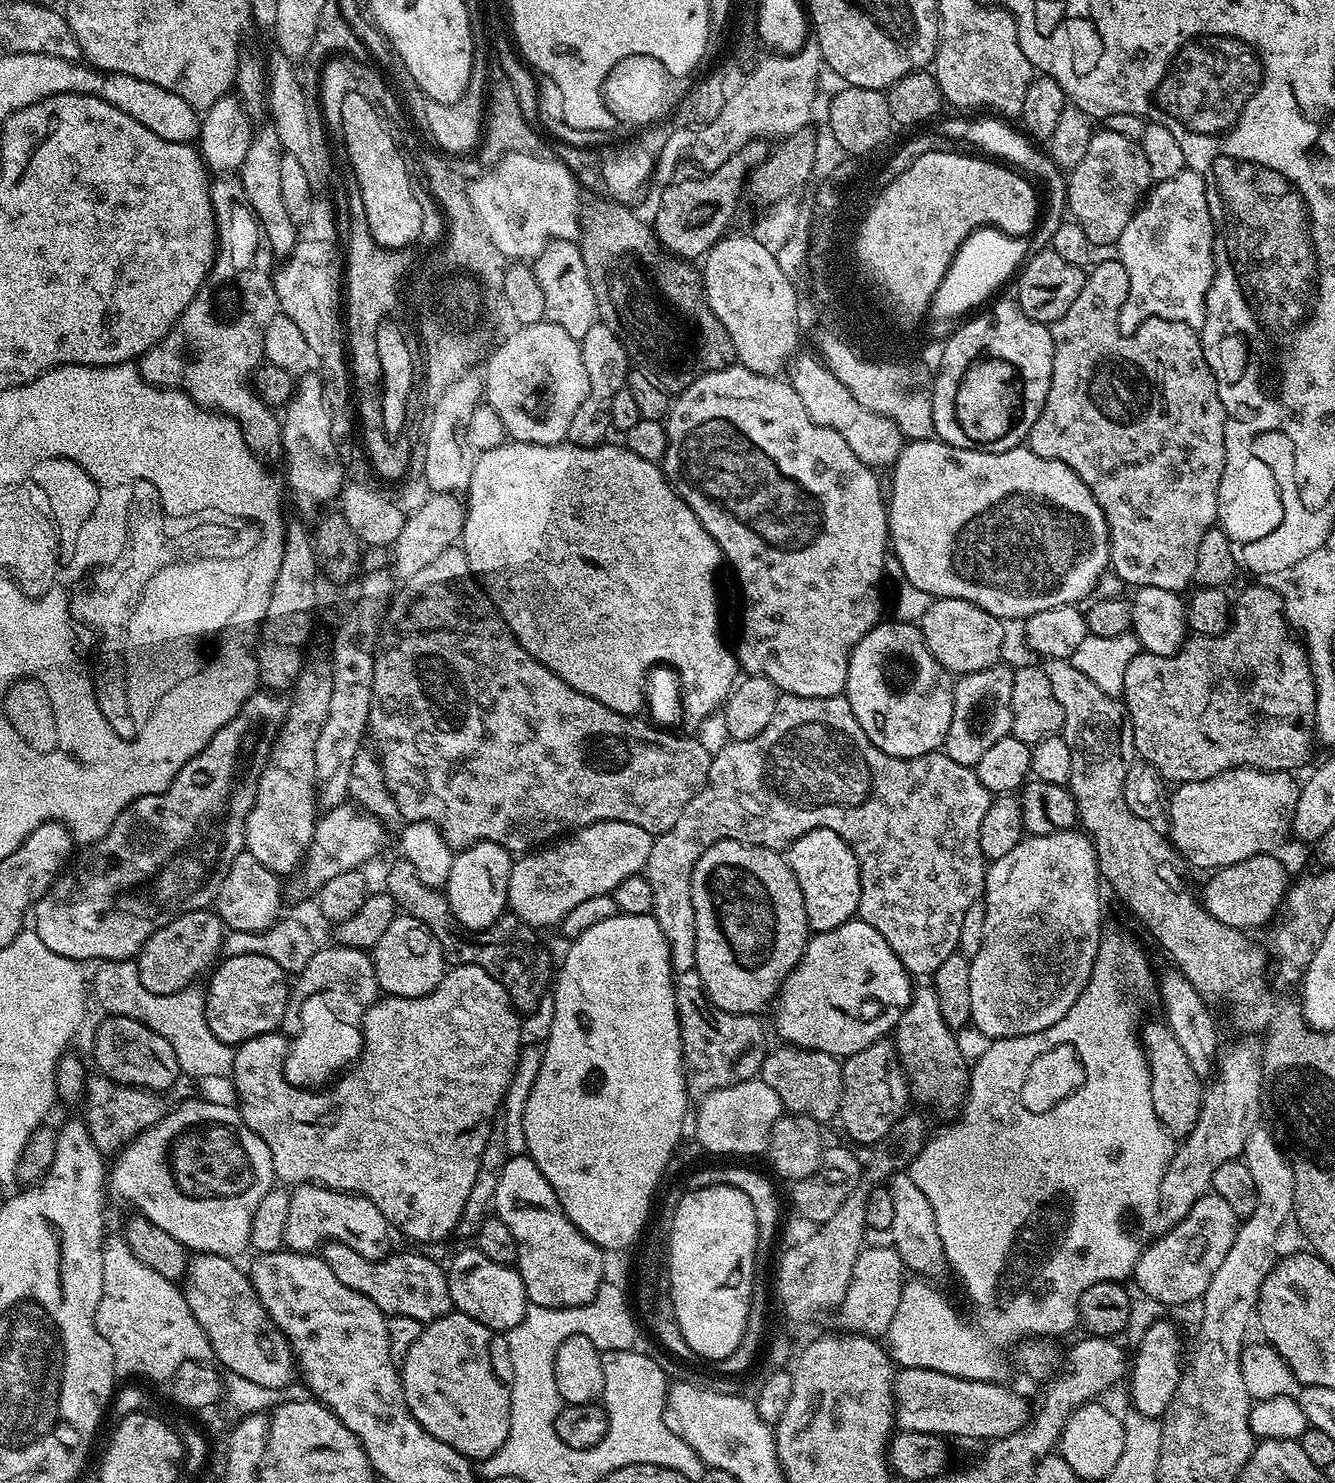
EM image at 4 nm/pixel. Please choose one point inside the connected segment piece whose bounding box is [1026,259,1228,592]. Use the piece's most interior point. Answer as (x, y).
(1137, 416)

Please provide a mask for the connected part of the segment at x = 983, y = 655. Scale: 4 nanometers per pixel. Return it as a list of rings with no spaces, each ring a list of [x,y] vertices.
[[[962,598],[933,599],[930,610],[926,610],[926,614],[922,614],[922,618],[918,621],[918,627],[930,654],[934,654],[936,661],[947,672],[957,677],[986,670],[1001,663],[1005,621],[998,619],[994,614],[986,614],[986,610]]]

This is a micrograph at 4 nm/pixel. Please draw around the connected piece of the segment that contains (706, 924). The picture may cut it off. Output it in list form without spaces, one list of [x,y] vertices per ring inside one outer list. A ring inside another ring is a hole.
[[[719,840],[710,846],[698,858],[692,871],[692,901],[694,902],[694,926],[696,927],[696,967],[695,971],[702,978],[708,996],[727,1012],[735,1012],[738,1016],[760,1014],[764,1007],[771,1005],[780,995],[780,987],[790,973],[796,969],[796,963],[802,958],[804,947],[810,939],[810,929],[806,918],[806,906],[802,898],[802,890],[798,886],[798,878],[794,878],[794,870],[790,870],[787,859],[775,848],[760,848],[756,844],[743,844],[737,840]]]

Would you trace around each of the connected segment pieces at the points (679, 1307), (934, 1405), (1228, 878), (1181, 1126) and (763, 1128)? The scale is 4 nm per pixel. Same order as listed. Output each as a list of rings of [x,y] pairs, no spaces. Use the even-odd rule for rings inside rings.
[[[706,1186],[705,1188],[693,1188],[685,1191],[685,1196],[676,1204],[676,1209],[672,1212],[672,1229],[666,1232],[666,1243],[668,1246],[668,1293],[672,1296],[672,1305],[674,1306],[674,1314],[678,1322],[678,1330],[682,1330],[682,1338],[686,1342],[689,1353],[694,1357],[701,1356],[704,1360],[724,1360],[727,1361],[734,1354],[734,1350],[738,1350],[738,1342],[742,1342],[742,1334],[746,1330],[746,1318],[750,1310],[750,1302],[752,1301],[752,1285],[756,1272],[756,1259],[758,1253],[756,1251],[756,1219],[754,1218],[754,1206],[750,1206],[750,1198],[746,1198],[746,1194],[742,1194],[742,1190],[738,1190],[734,1186]]]
[[[900,1368],[892,1382],[894,1424],[901,1432],[925,1432],[941,1438],[965,1436],[991,1442],[1023,1428],[1030,1419],[1030,1404],[1016,1392],[990,1380],[967,1380],[938,1370]]]
[[[1261,854],[1215,869],[1204,884],[1203,906],[1214,918],[1218,918],[1218,922],[1226,922],[1226,926],[1231,928],[1253,930],[1263,924],[1271,925],[1277,919],[1290,887],[1287,870],[1286,864],[1274,854]]]
[[[1159,1023],[1150,1025],[1142,1032],[1144,1057],[1148,1060],[1150,1074],[1150,1098],[1154,1102],[1154,1114],[1160,1120],[1165,1133],[1169,1137],[1183,1138],[1190,1134],[1190,1130],[1194,1130],[1198,1122],[1206,1084],[1201,1076],[1194,1074],[1178,1038],[1174,1038],[1167,1023]]]
[[[759,1078],[738,1082],[722,1090],[714,1090],[706,1094],[697,1104],[700,1105],[697,1108],[695,1105],[694,1108],[696,1140],[706,1151],[717,1152],[720,1156],[756,1156],[759,1152],[760,1155],[767,1153],[770,1130],[774,1122],[778,1122],[778,1118],[785,1111],[784,1103],[780,1101],[778,1094],[774,1094],[774,1090],[770,1090],[770,1086],[766,1086],[766,1082]]]

